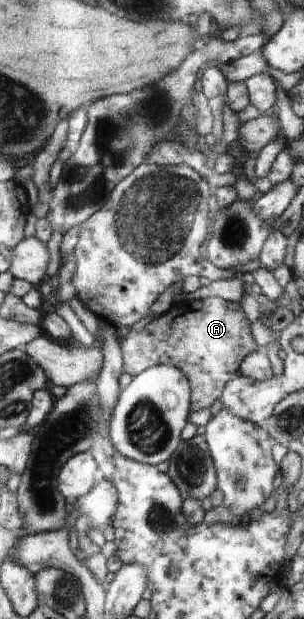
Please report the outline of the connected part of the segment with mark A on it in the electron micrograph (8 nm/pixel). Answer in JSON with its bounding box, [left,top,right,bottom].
[121,297,262,411]

